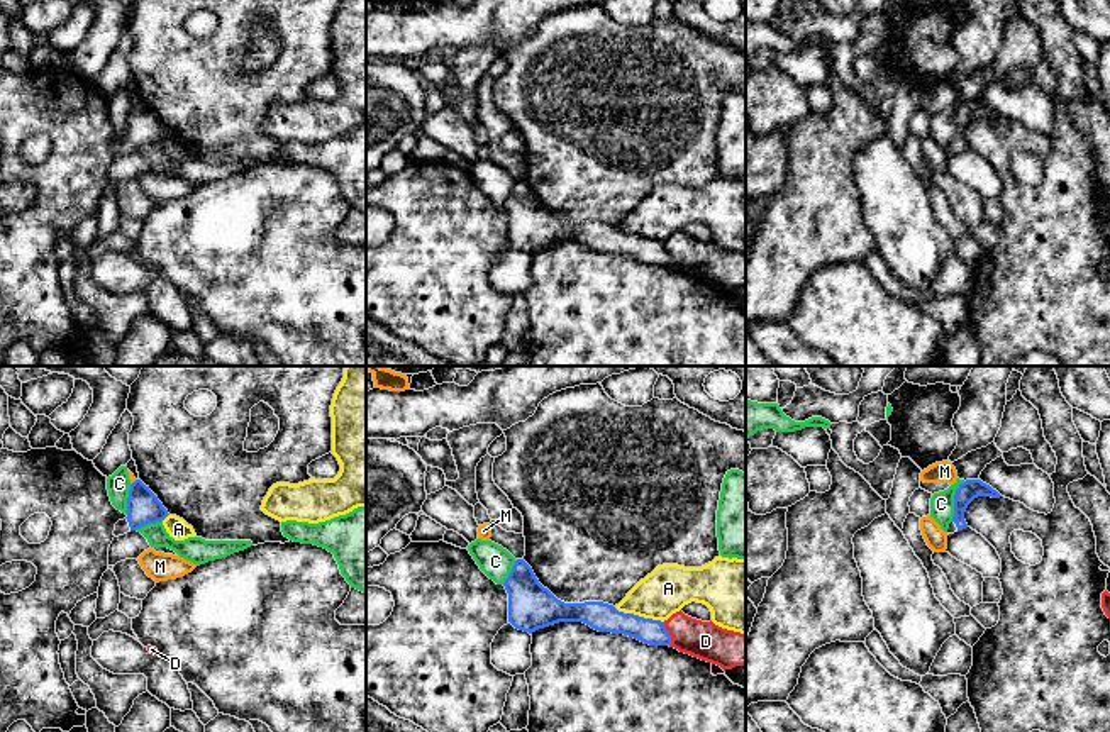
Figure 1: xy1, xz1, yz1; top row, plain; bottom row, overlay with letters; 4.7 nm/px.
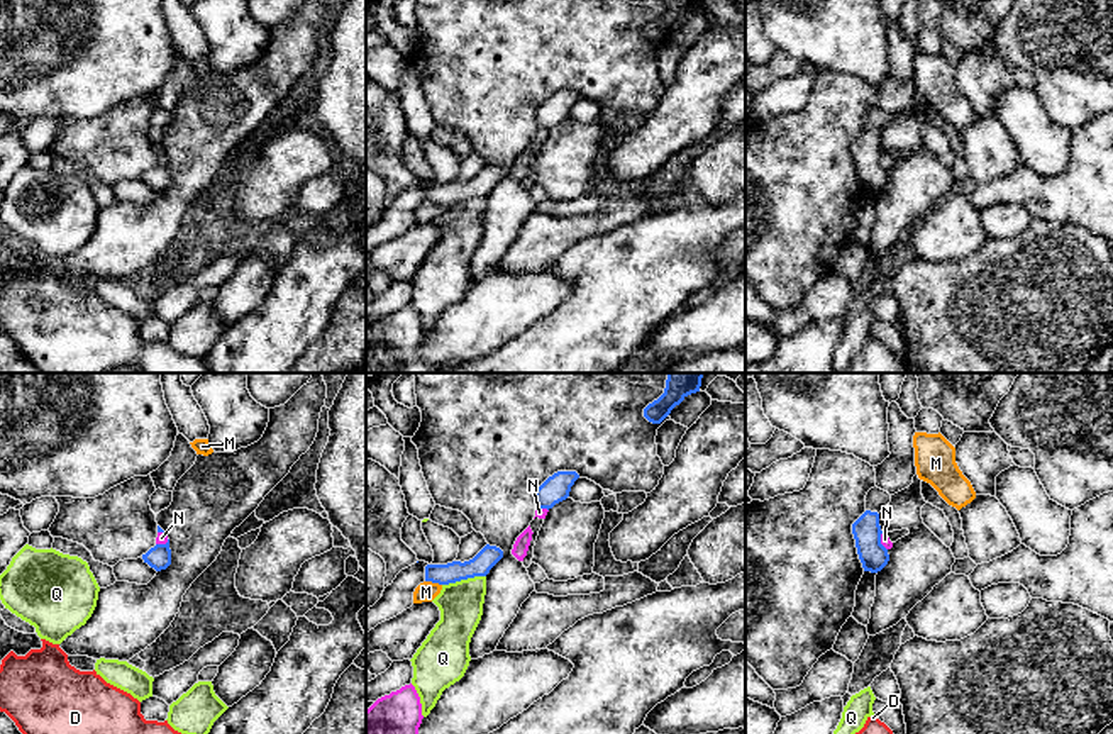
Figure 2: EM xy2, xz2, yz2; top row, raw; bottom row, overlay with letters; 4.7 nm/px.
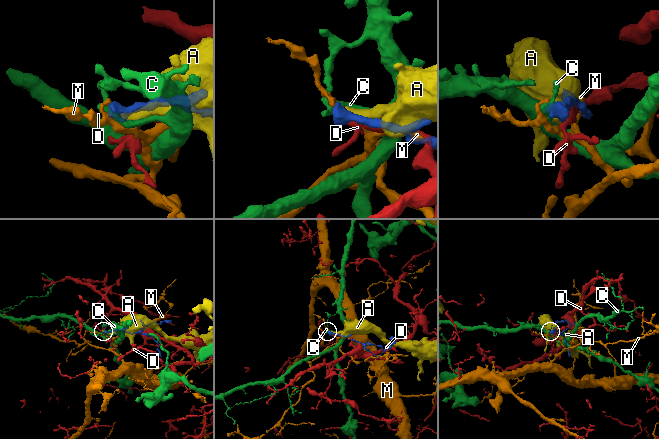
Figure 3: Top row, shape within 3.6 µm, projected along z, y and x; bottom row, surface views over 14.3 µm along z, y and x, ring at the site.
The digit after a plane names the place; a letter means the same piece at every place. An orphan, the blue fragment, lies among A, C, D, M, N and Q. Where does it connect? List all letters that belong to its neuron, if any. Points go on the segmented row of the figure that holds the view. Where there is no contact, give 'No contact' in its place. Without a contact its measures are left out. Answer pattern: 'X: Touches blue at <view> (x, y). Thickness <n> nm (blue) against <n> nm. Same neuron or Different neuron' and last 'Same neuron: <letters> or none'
A: Touches blue at xz1 (638, 615). Thickness 140 nm (blue) against 220 nm. Different neuron
C: Touches blue at yz1 (954, 500). Thickness 100 nm (blue) against 110 nm. Different neuron
D: Touches blue at xz1 (668, 634). Thickness 120 nm (blue) against 180 nm. Different neuron
M: Touches blue at xz2 (434, 582). Thickness 100 nm (blue) against 100 nm. Different neuron
N: Touches blue at yz2 (880, 541). Thickness 140 nm (blue) against 50 nm. Different neuron
Q: Touches blue at xz2 (463, 578). Thickness 100 nm (blue) against 200 nm. Different neuron
Same neuron: none

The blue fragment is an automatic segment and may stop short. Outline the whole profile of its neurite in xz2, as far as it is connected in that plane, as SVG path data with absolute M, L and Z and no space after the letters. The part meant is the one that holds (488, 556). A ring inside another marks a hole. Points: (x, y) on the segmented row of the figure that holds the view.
M486 544L473 559L469 561L452 561L447 564L427 564L425 581L449 585L461 580L486 576L490 570L503 558L503 551L496 546Z

